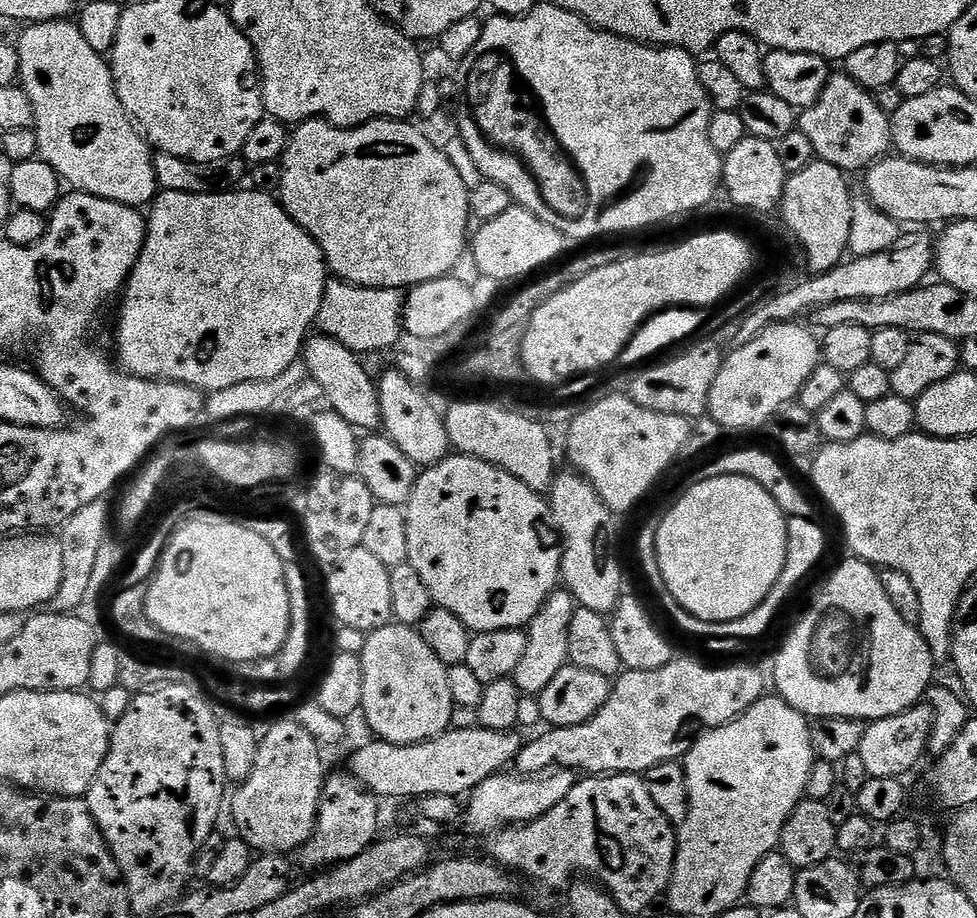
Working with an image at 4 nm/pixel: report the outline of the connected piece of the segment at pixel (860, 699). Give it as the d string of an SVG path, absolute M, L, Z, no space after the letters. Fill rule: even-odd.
M847 559L833 570L820 597L785 638L776 656L772 676L776 679L775 691L779 696L806 717L871 722L902 714L907 708L921 703L933 687L932 675L938 668L938 661L930 654L930 646L926 646L926 638L922 638L919 627L905 622L898 610L894 610L880 581L880 572L865 560Z

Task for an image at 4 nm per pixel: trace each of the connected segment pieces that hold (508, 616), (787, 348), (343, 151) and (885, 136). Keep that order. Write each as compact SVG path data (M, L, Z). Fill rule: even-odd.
M449 454L442 462L427 465L417 475L412 496L404 508L404 517L406 518L406 543L410 545L408 563L414 566L414 570L418 570L418 578L422 578L426 590L430 590L433 605L450 610L450 614L458 617L473 633L524 628L531 624L540 607L548 601L553 592L557 591L558 585L561 583L562 541L560 533L556 530L556 523L552 520L551 503L541 493L530 490L530 486L526 486L526 482L518 482L518 478L514 478L514 474L506 474L506 470L502 470L490 462L482 462L473 456Z
M777 322L753 341L733 347L733 352L723 357L718 378L710 386L707 415L729 433L771 425L773 416L799 397L802 386L821 363L821 341L809 328L803 328L800 322Z
M305 120L295 125L288 139L288 148L282 157L282 182L280 183L279 199L284 208L292 216L293 222L310 233L314 242L322 250L324 261L328 263L328 271L335 279L344 280L348 284L357 284L363 288L398 288L411 289L418 284L425 284L439 276L447 276L465 259L466 245L470 240L470 217L472 207L468 193L470 189L462 182L458 170L454 170L454 162L450 162L447 151L443 147L435 148L412 122L402 120L372 120L357 128L335 128L327 120Z
M843 74L829 75L826 90L818 102L799 113L798 130L810 138L819 159L838 166L846 174L863 173L877 160L885 159L894 148L892 121L878 110L875 95Z

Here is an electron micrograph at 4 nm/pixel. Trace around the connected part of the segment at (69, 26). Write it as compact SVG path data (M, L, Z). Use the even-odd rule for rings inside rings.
M71 19L28 24L25 29L18 39L19 83L30 94L30 102L34 102L39 159L45 160L69 189L137 210L143 209L143 204L151 205L158 195L154 152L118 98L109 61L86 43L79 23Z

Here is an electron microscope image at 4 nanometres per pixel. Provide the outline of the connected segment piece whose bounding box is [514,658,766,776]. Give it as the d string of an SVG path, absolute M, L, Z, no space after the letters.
M673 658L669 664L658 670L621 671L612 684L608 700L586 722L578 726L552 728L541 731L537 740L521 747L515 758L517 773L530 776L547 774L553 770L571 770L588 776L619 776L621 774L643 774L667 760L679 761L692 749L693 739L701 732L722 726L738 718L754 702L765 695L764 676L748 664L732 664L729 668L707 668L696 660Z

